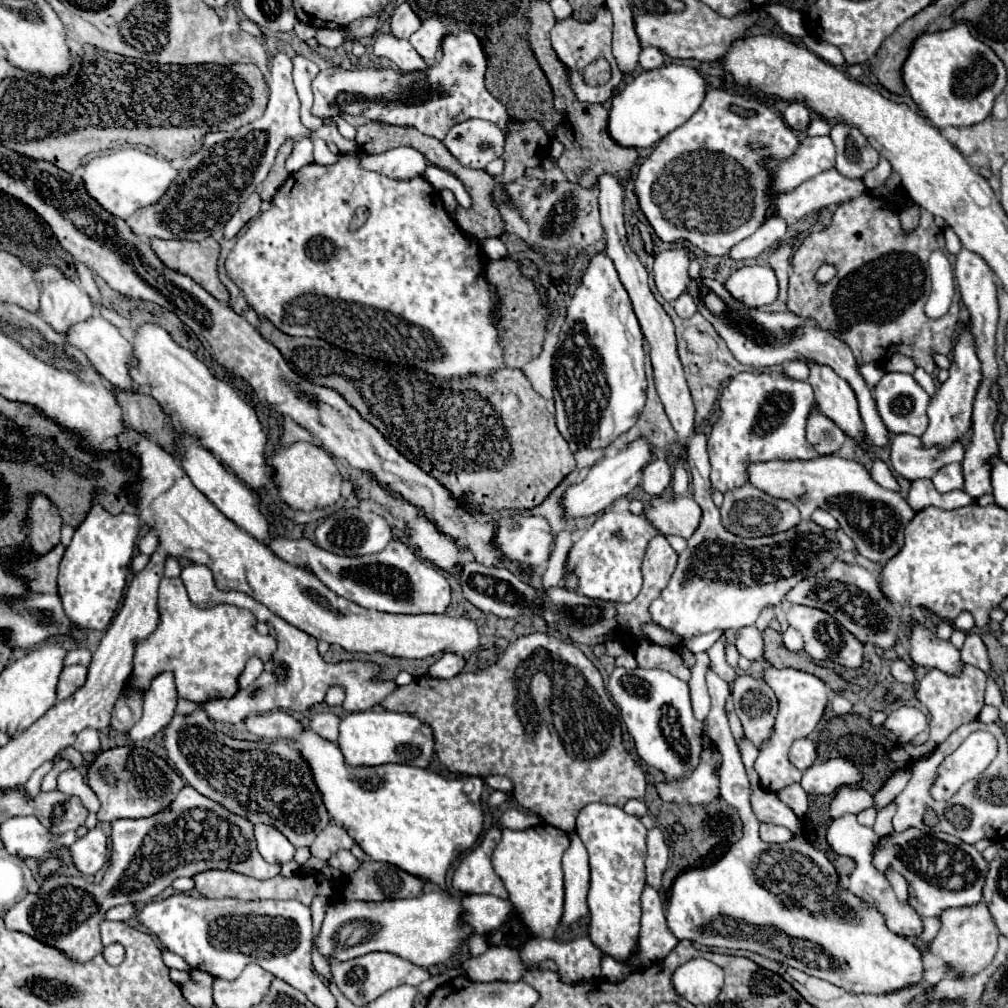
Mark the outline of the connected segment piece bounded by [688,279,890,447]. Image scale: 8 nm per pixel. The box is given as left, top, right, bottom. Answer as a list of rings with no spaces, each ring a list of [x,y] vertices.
[[[696,279],[690,281],[688,289],[690,289],[690,295],[696,299],[698,311],[714,325],[718,335],[726,341],[728,349],[732,351],[732,355],[740,363],[744,363],[748,367],[756,367],[756,369],[770,367],[770,365],[782,365],[784,361],[802,361],[802,363],[816,363],[816,365],[828,365],[828,367],[832,367],[842,379],[846,379],[850,383],[852,391],[856,393],[856,399],[858,399],[858,405],[860,405],[860,417],[864,421],[868,439],[876,447],[888,447],[888,443],[890,443],[888,429],[884,427],[884,423],[882,423],[882,419],[880,419],[880,415],[876,411],[876,403],[872,399],[872,391],[868,389],[866,381],[862,379],[850,347],[842,339],[838,339],[832,331],[820,329],[814,319],[800,317],[800,315],[794,315],[790,311],[784,311],[784,313],[766,313],[766,311],[760,311],[760,309],[754,309],[754,307],[746,307],[744,303],[736,301],[728,293],[728,289],[724,285],[720,285],[714,279],[706,279],[706,289],[716,293],[726,303],[726,307],[728,307],[726,315],[718,317],[718,315],[714,315],[706,307],[706,303],[704,303],[704,299],[700,295],[700,285],[698,285]]]

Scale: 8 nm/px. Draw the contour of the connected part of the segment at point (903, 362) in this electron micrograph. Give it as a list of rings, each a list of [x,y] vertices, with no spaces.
[[[896,353],[894,357],[890,357],[890,359],[888,359],[888,363],[886,363],[886,371],[902,371],[902,373],[914,373],[914,371],[916,371],[916,363],[914,363],[910,357]]]

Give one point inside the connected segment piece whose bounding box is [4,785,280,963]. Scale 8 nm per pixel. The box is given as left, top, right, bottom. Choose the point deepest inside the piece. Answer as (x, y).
(196, 833)

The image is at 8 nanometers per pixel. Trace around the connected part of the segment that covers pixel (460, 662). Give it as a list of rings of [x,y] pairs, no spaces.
[[[444,653],[434,665],[430,665],[426,675],[430,675],[430,677],[436,675],[440,679],[450,679],[450,677],[454,677],[454,675],[458,675],[462,671],[464,663],[466,663],[464,657],[460,657],[456,653]]]

